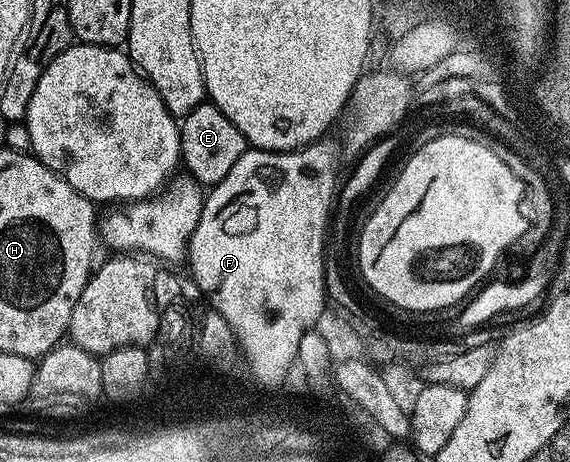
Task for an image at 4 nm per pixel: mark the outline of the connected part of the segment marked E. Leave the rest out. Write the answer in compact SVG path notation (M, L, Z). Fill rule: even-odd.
M211 102L198 105L194 110L190 110L188 116L179 121L180 129L180 159L187 175L192 176L201 186L211 186L222 182L226 174L230 174L230 169L234 167L234 162L242 158L244 152L249 151L250 145L247 138L218 110L218 106Z

